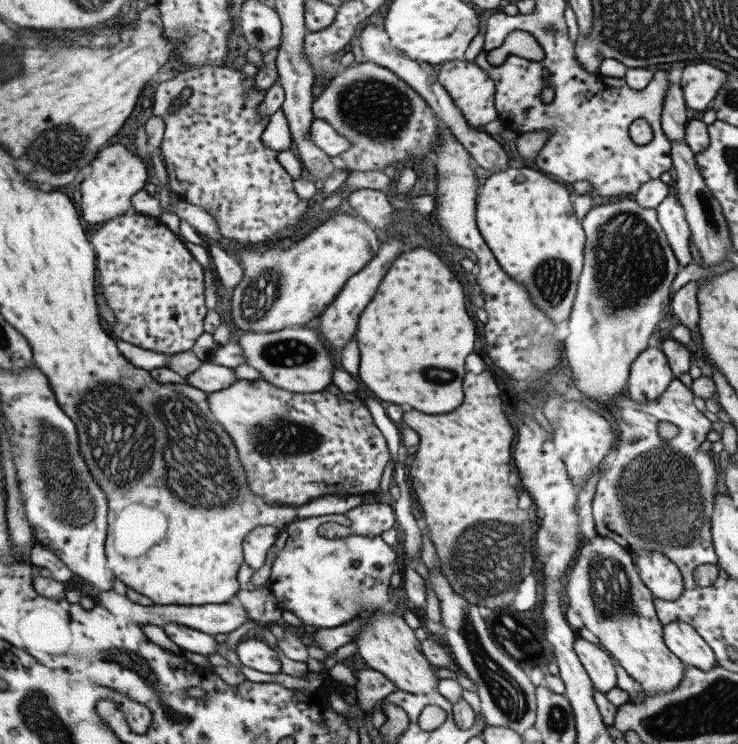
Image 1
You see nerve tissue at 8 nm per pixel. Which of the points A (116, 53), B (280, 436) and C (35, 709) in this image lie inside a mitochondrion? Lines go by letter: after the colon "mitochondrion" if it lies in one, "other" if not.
A: other
B: mitochondrion
C: mitochondrion

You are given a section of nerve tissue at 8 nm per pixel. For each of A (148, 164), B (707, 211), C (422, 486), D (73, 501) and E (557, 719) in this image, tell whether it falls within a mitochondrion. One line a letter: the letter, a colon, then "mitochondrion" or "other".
A: other
B: mitochondrion
C: other
D: mitochondrion
E: mitochondrion

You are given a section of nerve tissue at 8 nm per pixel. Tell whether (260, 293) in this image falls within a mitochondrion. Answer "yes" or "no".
yes

